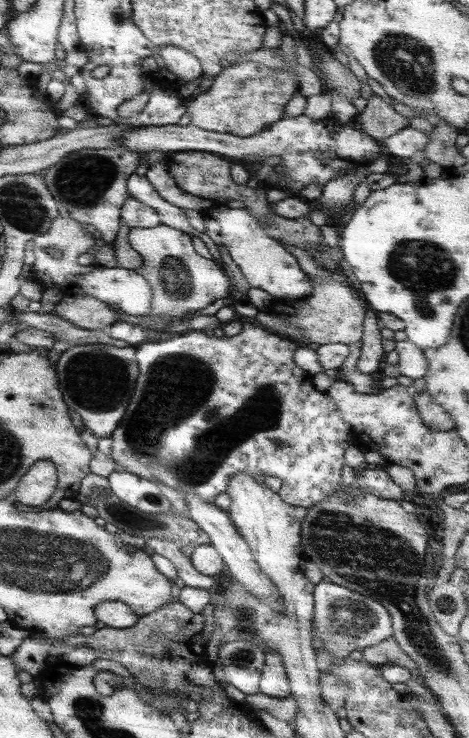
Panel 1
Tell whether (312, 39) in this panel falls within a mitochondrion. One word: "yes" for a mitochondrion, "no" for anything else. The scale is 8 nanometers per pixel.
no

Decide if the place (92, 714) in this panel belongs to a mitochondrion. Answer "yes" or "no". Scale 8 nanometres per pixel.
yes

